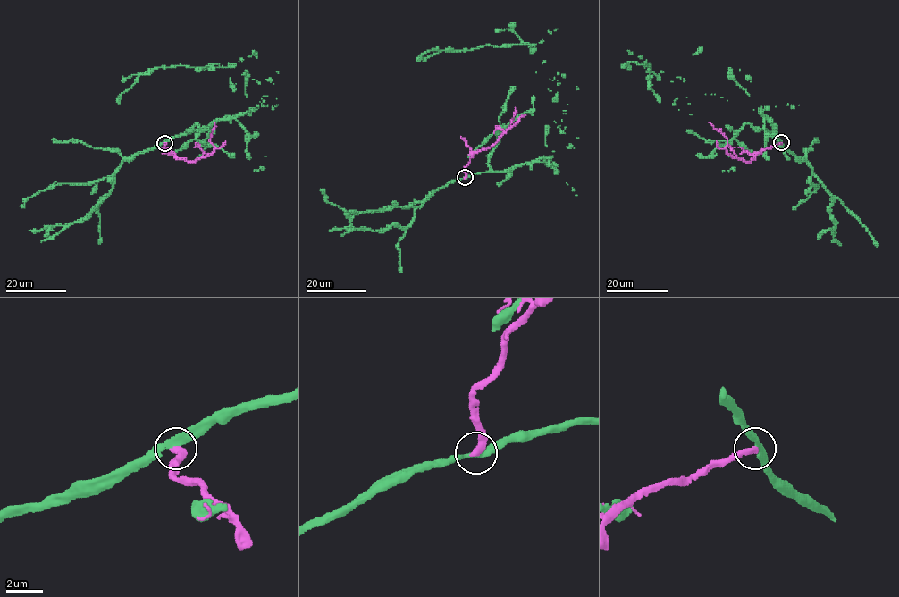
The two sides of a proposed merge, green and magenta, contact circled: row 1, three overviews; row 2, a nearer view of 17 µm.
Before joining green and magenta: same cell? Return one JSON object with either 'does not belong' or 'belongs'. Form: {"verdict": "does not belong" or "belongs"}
{"verdict": "does not belong"}

